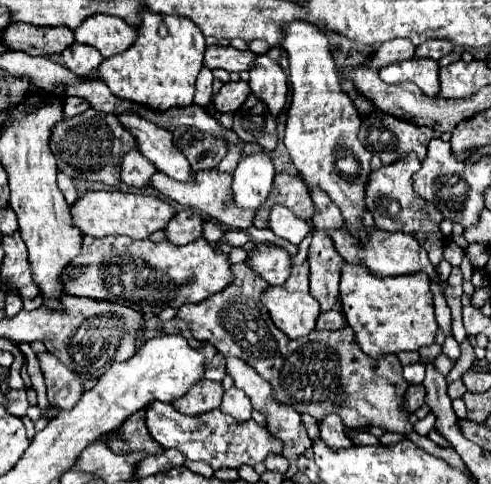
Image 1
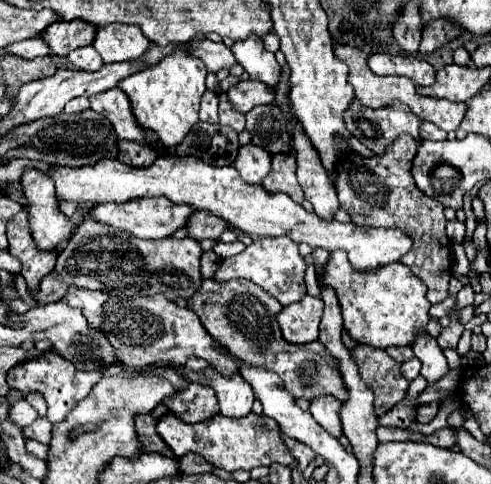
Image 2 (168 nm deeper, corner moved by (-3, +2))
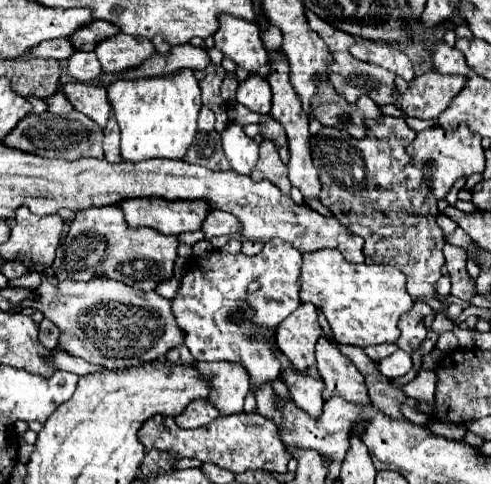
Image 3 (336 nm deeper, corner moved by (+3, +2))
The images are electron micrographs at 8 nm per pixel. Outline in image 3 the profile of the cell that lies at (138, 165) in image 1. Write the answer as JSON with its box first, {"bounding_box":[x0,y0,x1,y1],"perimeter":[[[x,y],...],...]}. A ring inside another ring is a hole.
{"bounding_box":[104,113,122,161],"perimeter":[[[110,113],[108,125],[104,127],[104,153],[106,153],[106,161],[122,161],[120,159],[120,129],[118,123],[114,119],[114,113]]]}

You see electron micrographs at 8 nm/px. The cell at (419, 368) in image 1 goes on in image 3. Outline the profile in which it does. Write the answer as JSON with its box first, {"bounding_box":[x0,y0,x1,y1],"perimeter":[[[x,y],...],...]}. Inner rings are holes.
{"bounding_box":[378,351,412,379],"perimeter":[[[396,351],[396,353],[392,353],[390,357],[382,359],[382,361],[378,363],[378,369],[380,369],[380,373],[382,373],[384,377],[388,377],[388,379],[398,379],[398,377],[406,375],[406,373],[412,369],[412,359],[410,359],[410,355],[408,355],[406,351]]]}

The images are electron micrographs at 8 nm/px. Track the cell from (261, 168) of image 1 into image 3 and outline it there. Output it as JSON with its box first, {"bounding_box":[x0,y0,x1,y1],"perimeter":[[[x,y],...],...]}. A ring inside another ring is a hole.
{"bounding_box":[222,125,258,175],"perimeter":[[[230,125],[222,133],[222,147],[232,163],[232,169],[240,175],[250,175],[258,161],[258,143],[250,139],[240,125]]]}

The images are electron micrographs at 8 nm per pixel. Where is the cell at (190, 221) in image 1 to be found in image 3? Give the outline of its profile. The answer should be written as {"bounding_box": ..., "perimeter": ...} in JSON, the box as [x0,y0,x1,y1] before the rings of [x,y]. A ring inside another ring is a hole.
{"bounding_box":[202,209,242,239],"perimeter":[[[212,209],[202,225],[202,231],[206,235],[206,239],[212,239],[216,235],[234,235],[240,231],[242,225],[238,225],[238,219],[230,213],[224,213],[224,211],[218,211],[218,209]]]}

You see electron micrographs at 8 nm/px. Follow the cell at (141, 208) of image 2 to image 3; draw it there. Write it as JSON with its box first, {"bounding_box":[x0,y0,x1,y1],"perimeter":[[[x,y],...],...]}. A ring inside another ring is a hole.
{"bounding_box":[122,197,210,235],"perimeter":[[[140,197],[122,201],[122,211],[130,227],[152,227],[164,235],[198,231],[210,205],[206,201],[168,201],[160,197]]]}

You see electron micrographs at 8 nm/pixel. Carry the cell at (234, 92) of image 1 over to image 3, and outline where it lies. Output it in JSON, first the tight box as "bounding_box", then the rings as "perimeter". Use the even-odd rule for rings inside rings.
{"bounding_box":[238,75,272,115],"perimeter":[[[250,75],[246,81],[238,85],[238,103],[248,107],[254,113],[268,115],[272,107],[272,93],[268,89],[268,81],[258,75]]]}

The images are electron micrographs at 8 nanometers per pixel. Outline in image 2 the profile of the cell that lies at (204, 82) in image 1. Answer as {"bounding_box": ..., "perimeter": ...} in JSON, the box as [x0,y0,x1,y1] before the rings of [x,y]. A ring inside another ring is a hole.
{"bounding_box":[200,89,218,123],"perimeter":[[[208,89],[202,97],[202,107],[200,107],[200,121],[208,123],[218,123],[218,95]]]}

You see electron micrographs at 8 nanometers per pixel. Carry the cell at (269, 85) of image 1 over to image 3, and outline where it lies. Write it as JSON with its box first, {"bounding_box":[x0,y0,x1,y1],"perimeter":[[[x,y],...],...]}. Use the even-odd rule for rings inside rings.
{"bounding_box":[214,15,268,71],"perimeter":[[[232,15],[218,17],[218,31],[214,33],[214,47],[230,57],[246,71],[254,71],[268,63],[268,51],[264,49],[260,27],[252,21],[242,21]]]}

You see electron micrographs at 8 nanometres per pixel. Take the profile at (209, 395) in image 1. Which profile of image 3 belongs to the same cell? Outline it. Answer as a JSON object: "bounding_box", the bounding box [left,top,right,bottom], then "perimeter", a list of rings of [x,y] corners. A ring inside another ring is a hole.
{"bounding_box":[176,399,220,429],"perimeter":[[[198,399],[198,401],[192,401],[180,417],[176,417],[176,425],[182,429],[198,429],[214,421],[218,415],[220,411],[210,401]]]}

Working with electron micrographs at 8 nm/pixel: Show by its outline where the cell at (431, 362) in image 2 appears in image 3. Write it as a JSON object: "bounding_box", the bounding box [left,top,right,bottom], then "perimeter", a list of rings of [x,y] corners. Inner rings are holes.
{"bounding_box":[396,301,432,353],"perimeter":[[[416,301],[410,309],[410,313],[404,313],[402,315],[402,321],[398,323],[400,327],[400,337],[396,341],[398,349],[406,351],[406,353],[412,353],[414,349],[418,349],[418,345],[424,341],[426,337],[426,327],[424,327],[424,317],[430,315],[432,309],[422,303],[422,301]]]}

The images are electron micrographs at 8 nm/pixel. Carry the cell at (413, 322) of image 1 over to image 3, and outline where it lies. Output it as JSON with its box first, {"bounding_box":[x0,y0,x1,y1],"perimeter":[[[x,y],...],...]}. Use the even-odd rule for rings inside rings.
{"bounding_box":[300,249,414,347],"perimeter":[[[320,249],[302,255],[300,303],[312,303],[320,309],[340,345],[368,347],[394,343],[400,337],[398,319],[414,305],[406,291],[406,275],[392,265],[354,265],[336,249]]]}

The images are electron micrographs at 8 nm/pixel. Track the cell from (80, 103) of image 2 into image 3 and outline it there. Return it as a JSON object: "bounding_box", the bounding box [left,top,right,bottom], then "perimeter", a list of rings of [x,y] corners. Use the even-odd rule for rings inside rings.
{"bounding_box":[46,93,72,115],"perimeter":[[[56,93],[56,95],[48,97],[46,99],[46,105],[50,105],[50,113],[56,113],[56,115],[64,115],[64,113],[70,113],[72,111],[70,101],[62,93]]]}

